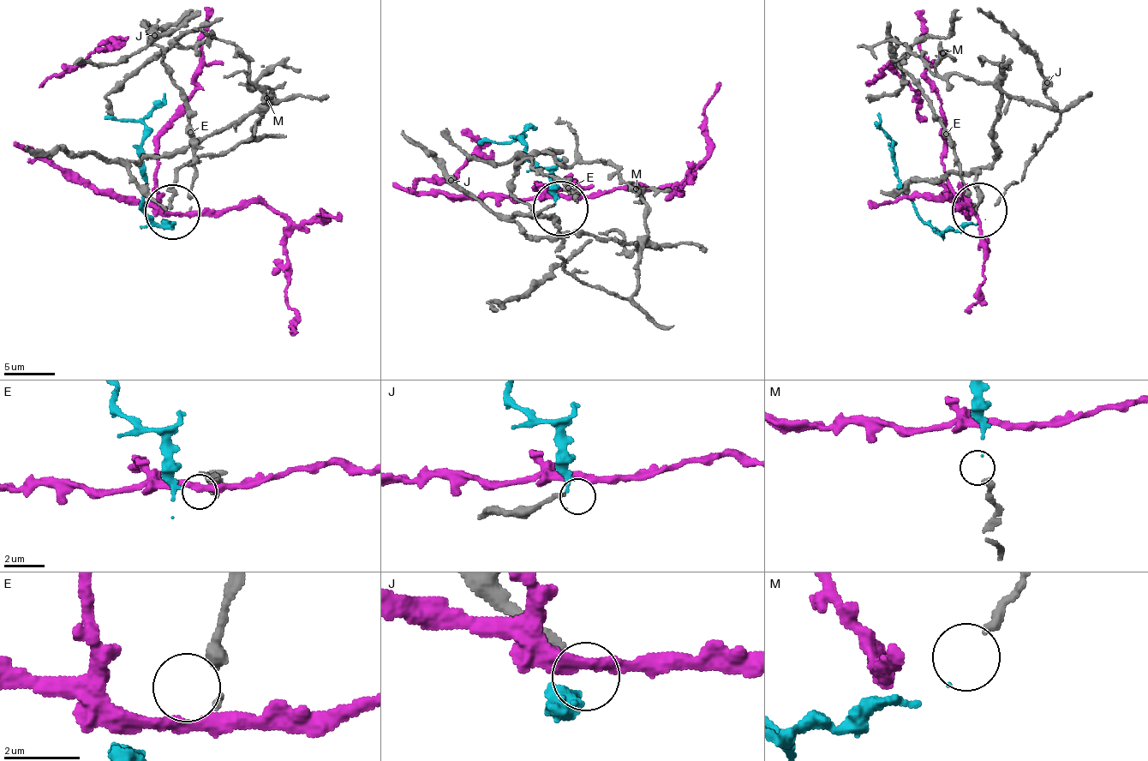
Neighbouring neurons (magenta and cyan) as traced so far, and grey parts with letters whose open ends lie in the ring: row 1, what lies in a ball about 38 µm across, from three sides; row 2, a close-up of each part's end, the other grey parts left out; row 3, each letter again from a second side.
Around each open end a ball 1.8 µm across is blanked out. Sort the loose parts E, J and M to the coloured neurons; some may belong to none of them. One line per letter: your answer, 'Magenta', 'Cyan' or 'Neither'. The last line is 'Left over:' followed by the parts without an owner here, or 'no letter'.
E: Neither
J: Neither
M: Cyan
Left over: E, J

